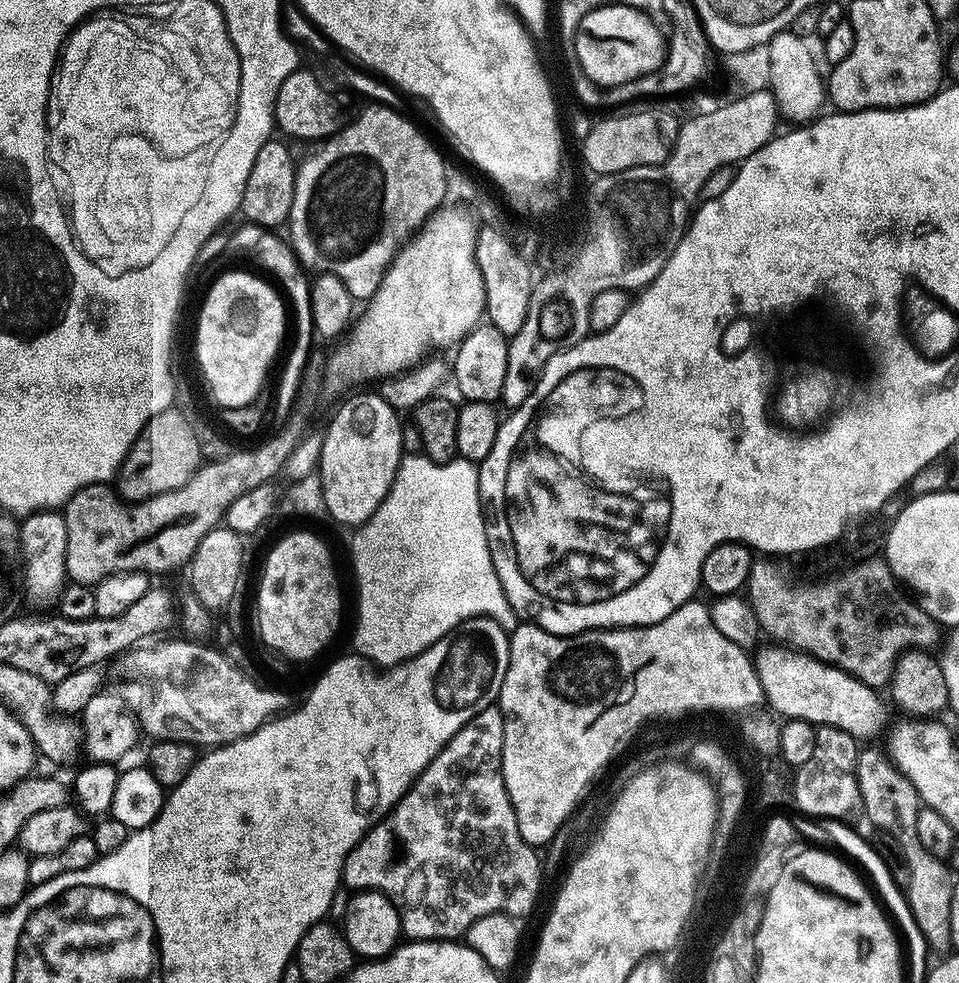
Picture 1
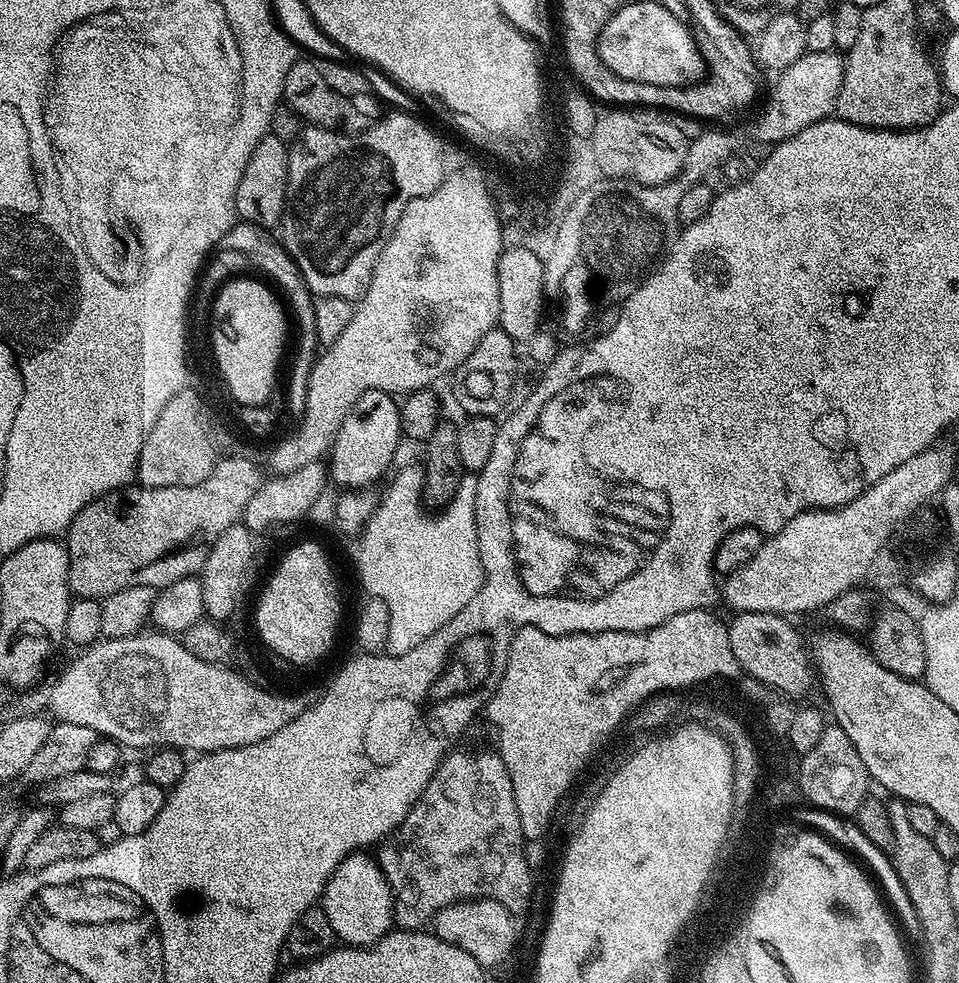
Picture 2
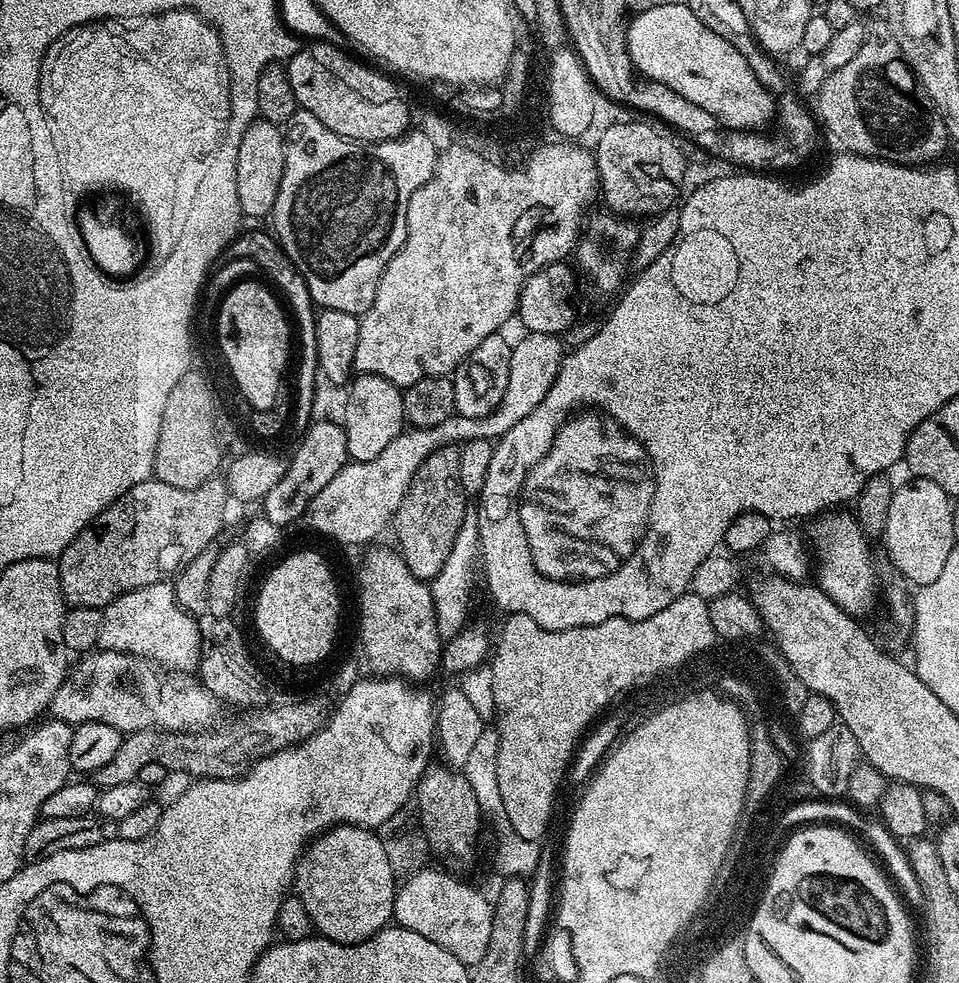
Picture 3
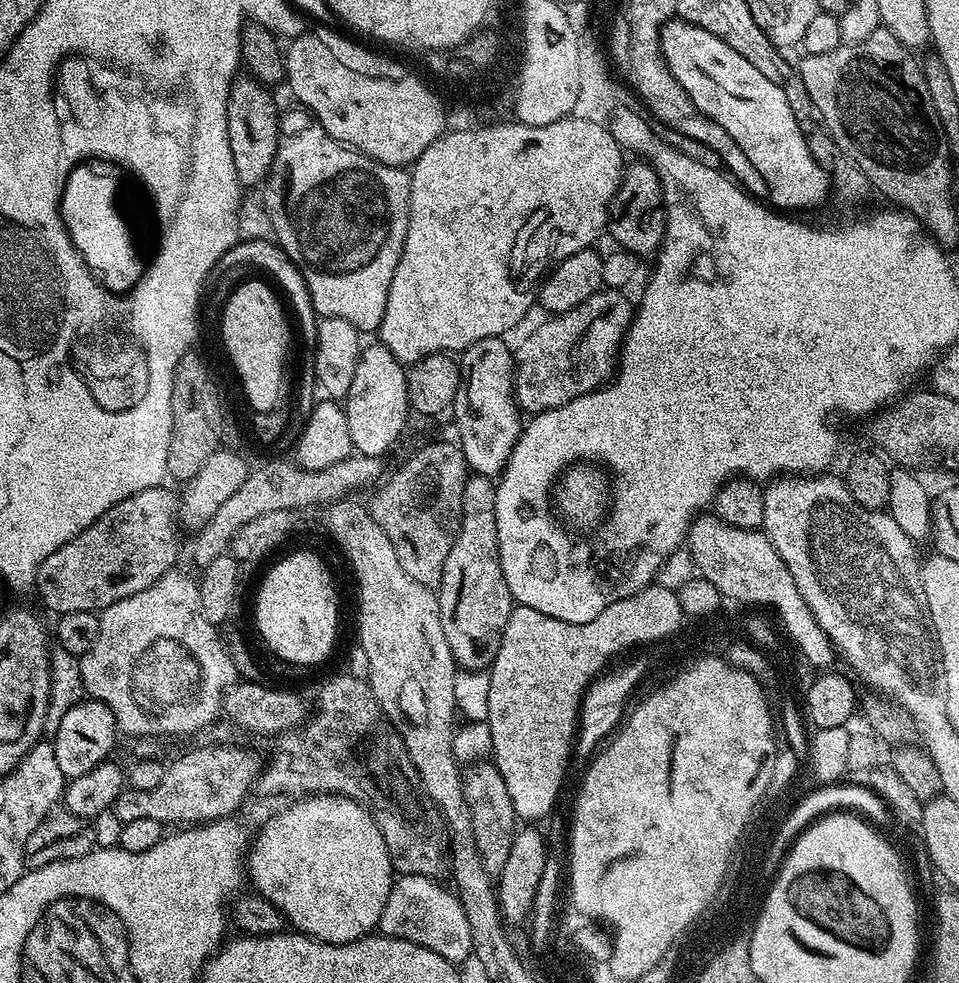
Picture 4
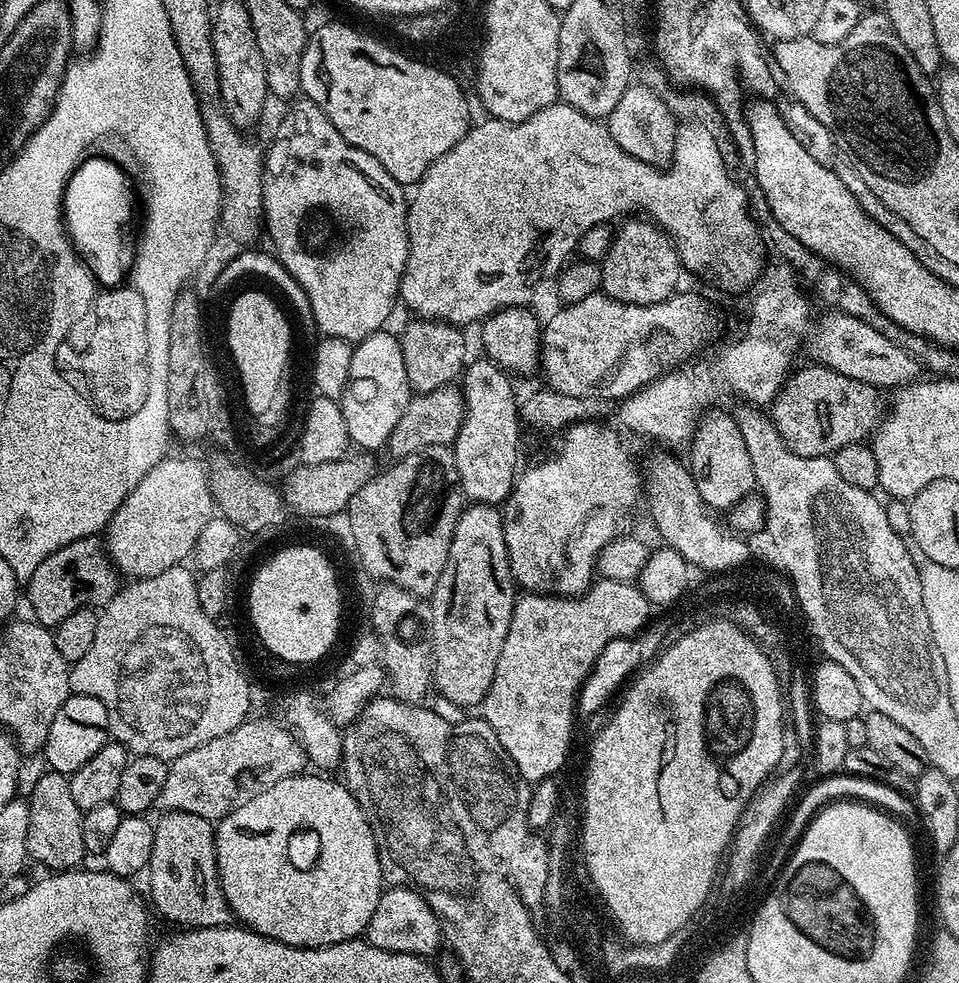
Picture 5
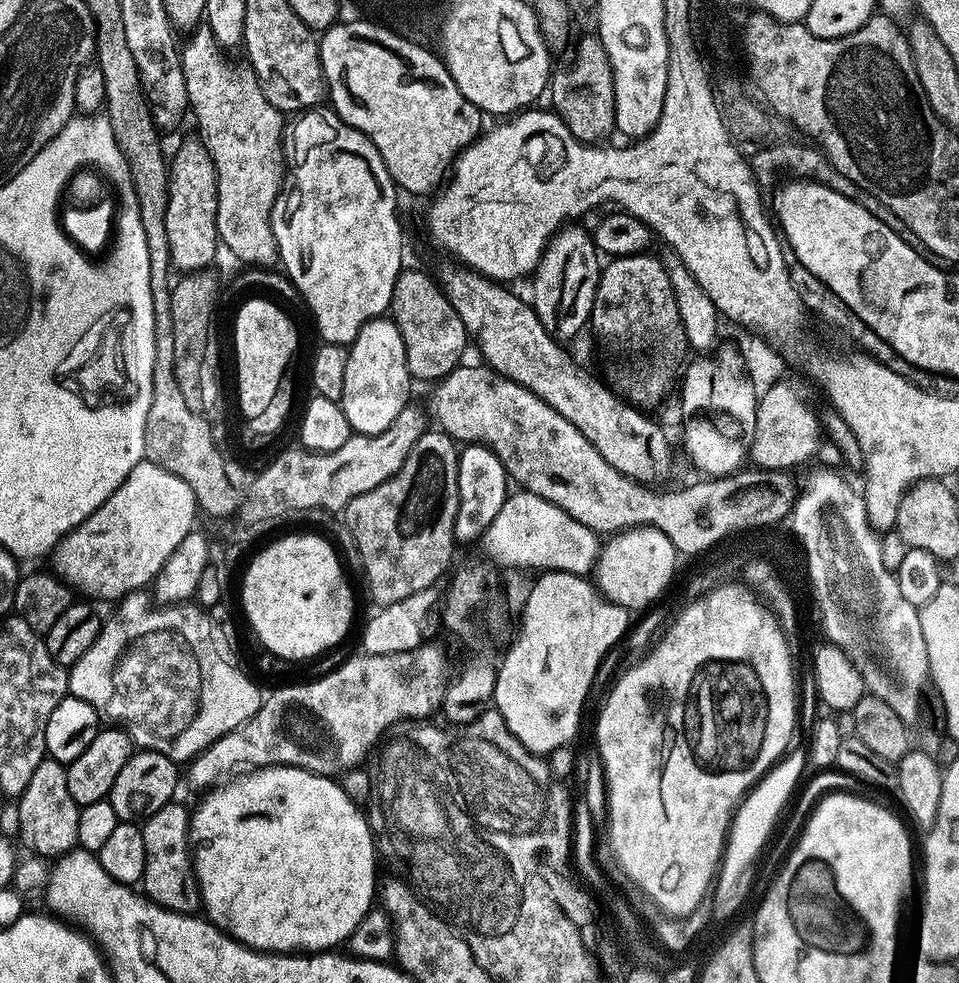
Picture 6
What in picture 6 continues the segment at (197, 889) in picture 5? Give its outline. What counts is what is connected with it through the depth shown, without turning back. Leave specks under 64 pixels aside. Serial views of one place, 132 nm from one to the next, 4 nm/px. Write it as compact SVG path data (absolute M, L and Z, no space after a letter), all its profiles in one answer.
M179 802L162 806L147 820L140 824L142 842L146 846L146 870L142 881L143 895L161 904L163 908L183 909L187 902L188 884L190 888L190 845L188 829L190 827L189 809L184 809Z

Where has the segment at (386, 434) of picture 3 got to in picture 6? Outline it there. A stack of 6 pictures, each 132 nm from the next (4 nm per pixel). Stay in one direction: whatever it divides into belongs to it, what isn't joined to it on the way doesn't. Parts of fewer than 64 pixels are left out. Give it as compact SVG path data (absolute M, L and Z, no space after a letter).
M377 318L366 322L358 330L358 338L348 348L346 358L346 382L342 382L342 398L339 406L346 414L353 433L373 436L390 426L402 410L409 407L408 363L402 334L390 318Z

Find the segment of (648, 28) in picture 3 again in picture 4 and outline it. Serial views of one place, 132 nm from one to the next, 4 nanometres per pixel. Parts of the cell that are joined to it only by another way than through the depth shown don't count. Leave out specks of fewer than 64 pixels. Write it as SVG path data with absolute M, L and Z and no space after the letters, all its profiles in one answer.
M673 18L664 23L664 28L660 31L660 53L664 56L670 74L678 78L678 86L682 86L697 113L718 122L738 144L741 154L748 159L751 171L764 179L764 184L772 195L771 203L777 209L812 208L827 198L828 188L830 189L829 169L825 165L823 168L812 157L808 140L796 121L793 101L788 100L783 84L775 84L770 78L766 78L749 59L742 58L738 50L732 49L722 38L715 37L702 26L691 24L689 20Z

